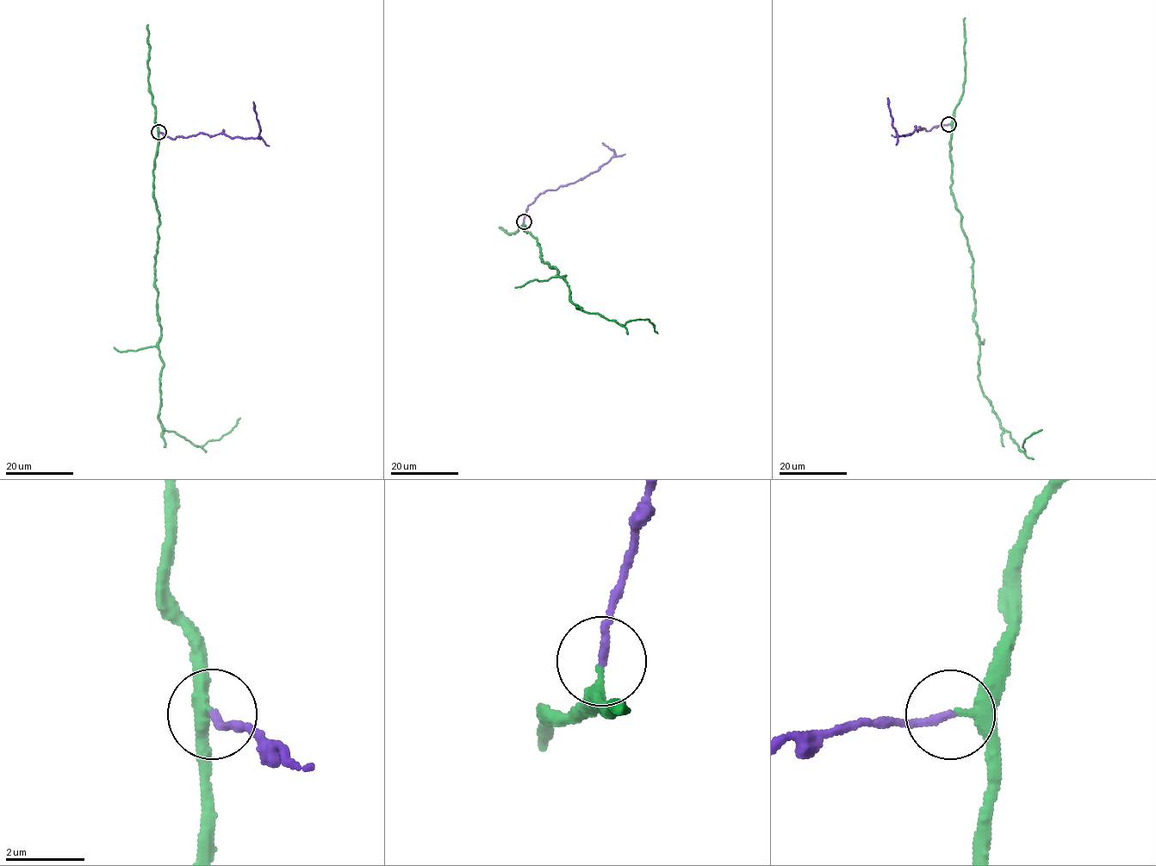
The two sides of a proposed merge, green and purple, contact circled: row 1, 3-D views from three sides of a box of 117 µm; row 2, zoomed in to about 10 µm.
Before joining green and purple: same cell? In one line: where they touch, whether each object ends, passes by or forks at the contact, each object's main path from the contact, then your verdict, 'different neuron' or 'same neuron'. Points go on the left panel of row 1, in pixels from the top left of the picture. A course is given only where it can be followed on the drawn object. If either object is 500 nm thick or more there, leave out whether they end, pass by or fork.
place (158, 132); green passes by; purple ends; course green (158, 131), (158, 419), (199, 446), (240, 418); course purple (158, 131), (174, 139), (200, 133), (255, 139), (259, 136), (260, 129), (253, 102); same neuron

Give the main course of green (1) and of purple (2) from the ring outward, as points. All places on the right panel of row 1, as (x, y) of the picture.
1: (948, 124), (952, 129), (951, 193), (973, 261), (978, 380), (1000, 426), (1022, 451), (1024, 439), (1042, 430)
2: (948, 124), (935, 125), (927, 131), (920, 127), (910, 134), (899, 136), (893, 127), (887, 98)

